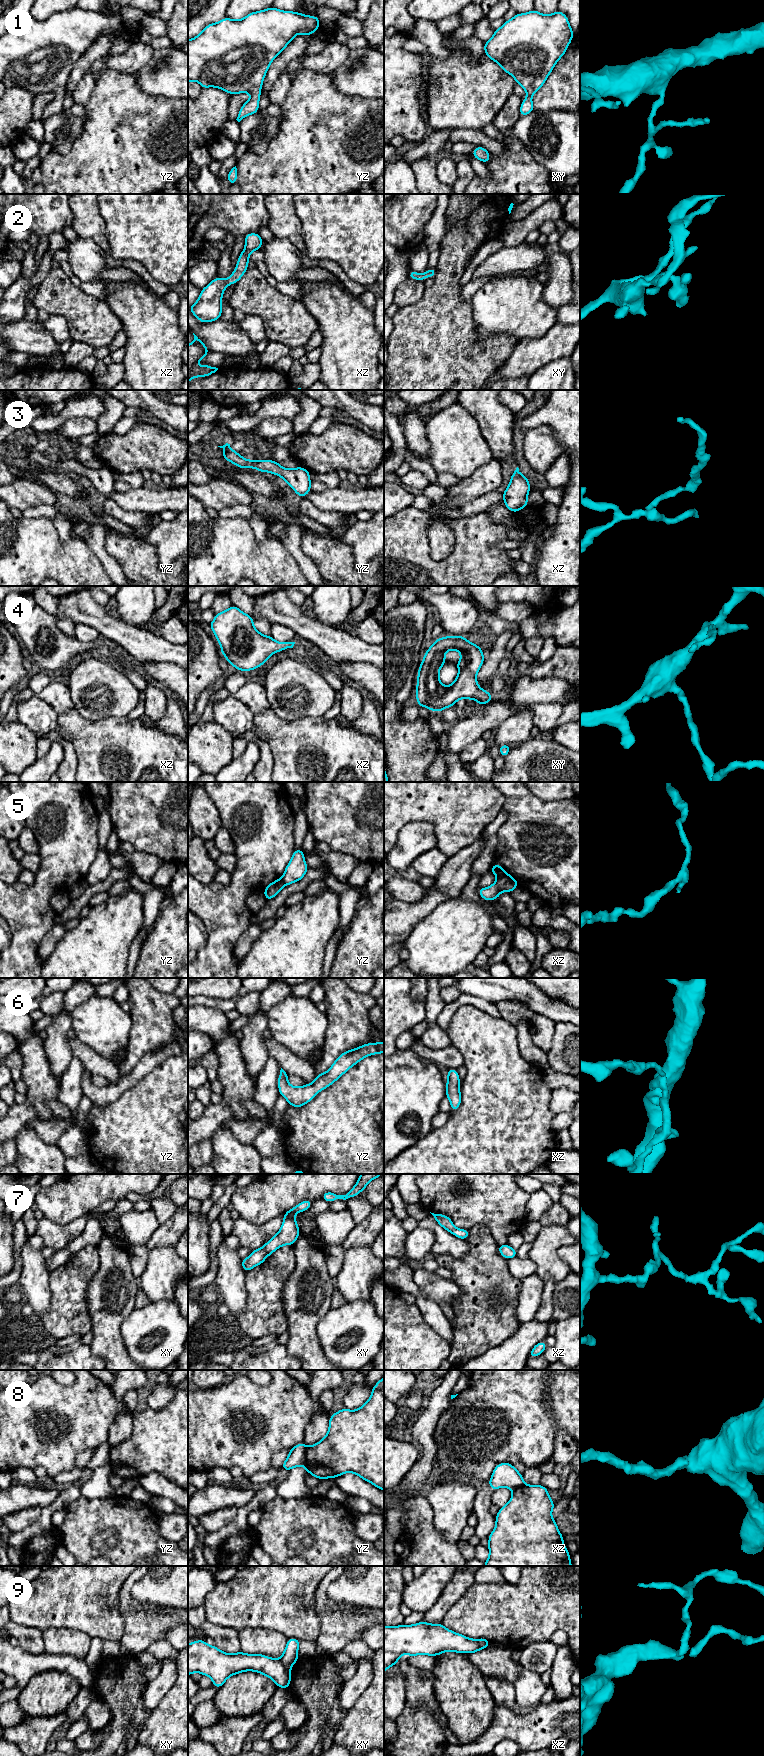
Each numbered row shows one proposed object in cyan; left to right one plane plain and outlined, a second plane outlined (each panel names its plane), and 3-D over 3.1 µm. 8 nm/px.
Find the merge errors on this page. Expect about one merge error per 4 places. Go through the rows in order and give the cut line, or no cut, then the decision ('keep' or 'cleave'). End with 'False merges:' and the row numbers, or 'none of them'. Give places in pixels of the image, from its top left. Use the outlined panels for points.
1: no cut; keep
2: no cut; keep
3: no cut; keep
4: no cut; keep
5: cut in xz along (507, 873), (498, 877); cleave
6: no cut; keep
7: no cut; keep
8: cut in yz along (306, 1447), (305, 1463), (303, 1465); cleave
9: cut in xy along (280, 1659), (289, 1668); cleave
False merges: 5, 8, 9

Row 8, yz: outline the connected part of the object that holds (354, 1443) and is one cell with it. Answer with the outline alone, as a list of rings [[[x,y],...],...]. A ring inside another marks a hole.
[[[384,1377],[372,1388],[369,1400],[359,1409],[343,1408],[330,1416],[326,1436],[306,1447],[304,1466],[307,1473],[319,1480],[352,1472],[384,1491]]]

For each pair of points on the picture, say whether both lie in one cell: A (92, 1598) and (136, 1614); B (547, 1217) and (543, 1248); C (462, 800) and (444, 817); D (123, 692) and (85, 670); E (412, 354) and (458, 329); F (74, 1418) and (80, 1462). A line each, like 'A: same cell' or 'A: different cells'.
A: different cells
B: different cells
C: same cell
D: same cell
E: same cell
F: different cells

